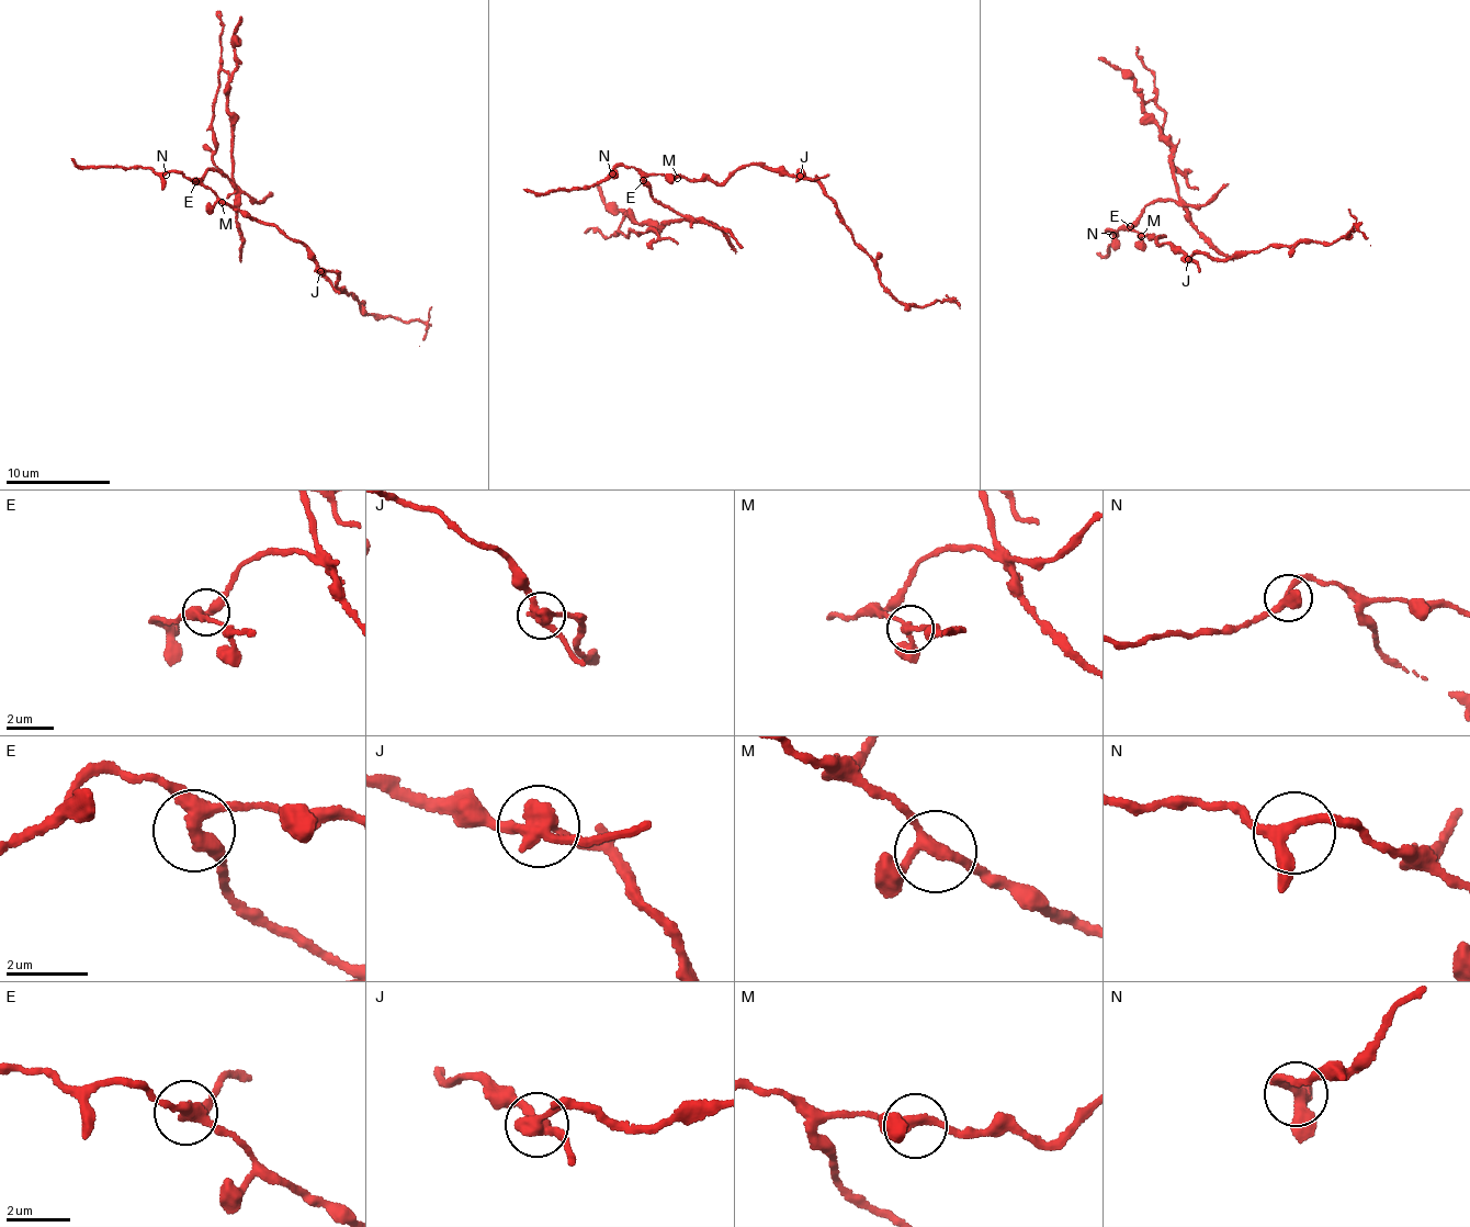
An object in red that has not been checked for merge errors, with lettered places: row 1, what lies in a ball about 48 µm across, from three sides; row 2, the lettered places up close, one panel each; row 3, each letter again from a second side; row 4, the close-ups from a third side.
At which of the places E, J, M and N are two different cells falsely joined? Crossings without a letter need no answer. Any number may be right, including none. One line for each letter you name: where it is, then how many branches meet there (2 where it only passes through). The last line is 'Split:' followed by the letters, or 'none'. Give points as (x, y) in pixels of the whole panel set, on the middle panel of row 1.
E: Place: (643, 180). Branches: 3
J: Place: (800, 176). Branches: 3
Split: E, J

